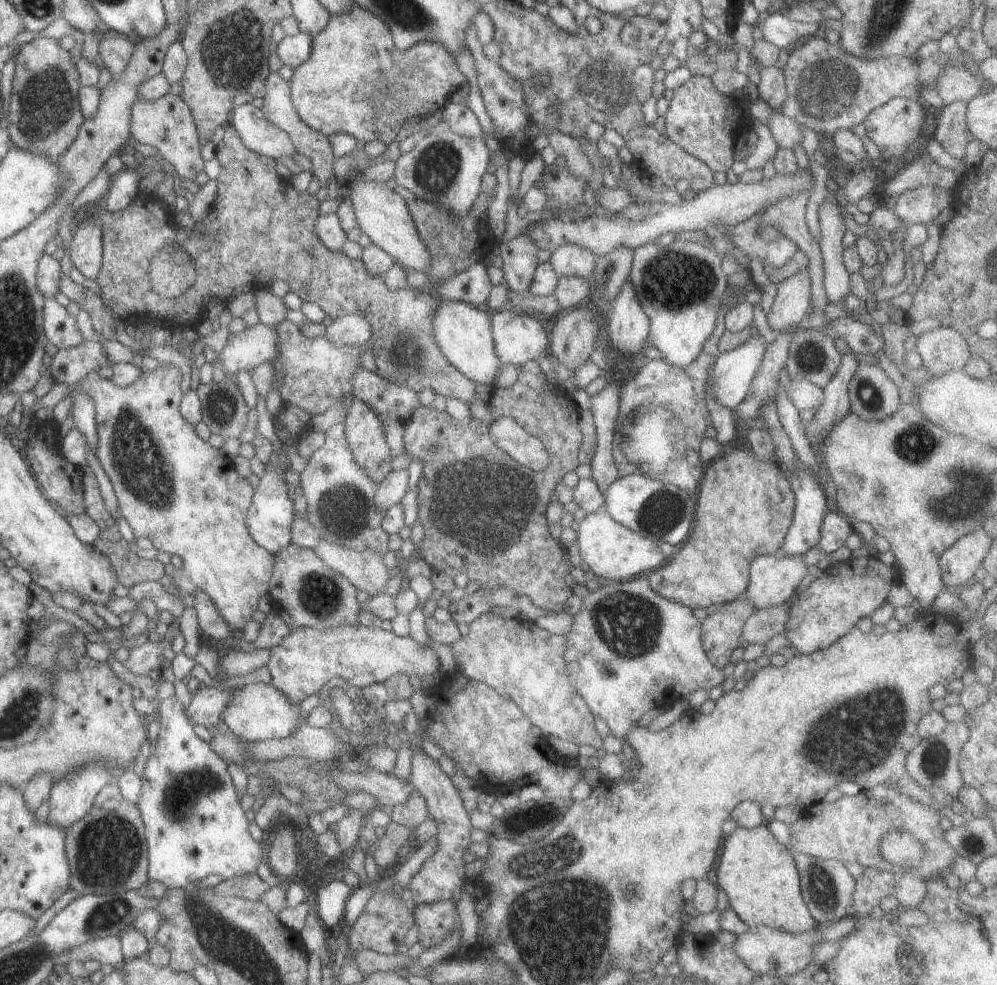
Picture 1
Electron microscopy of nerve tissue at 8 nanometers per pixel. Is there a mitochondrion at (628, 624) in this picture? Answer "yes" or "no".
yes

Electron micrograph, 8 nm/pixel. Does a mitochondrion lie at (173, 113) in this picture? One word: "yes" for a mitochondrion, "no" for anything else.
no

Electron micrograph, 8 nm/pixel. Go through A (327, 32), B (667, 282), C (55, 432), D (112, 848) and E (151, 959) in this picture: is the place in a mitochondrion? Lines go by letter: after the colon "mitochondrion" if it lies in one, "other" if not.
A: other
B: mitochondrion
C: other
D: mitochondrion
E: other

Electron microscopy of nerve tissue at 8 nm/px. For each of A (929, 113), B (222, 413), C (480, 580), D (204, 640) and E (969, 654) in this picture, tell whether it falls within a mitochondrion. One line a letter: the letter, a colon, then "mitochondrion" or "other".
A: other
B: mitochondrion
C: other
D: other
E: other

